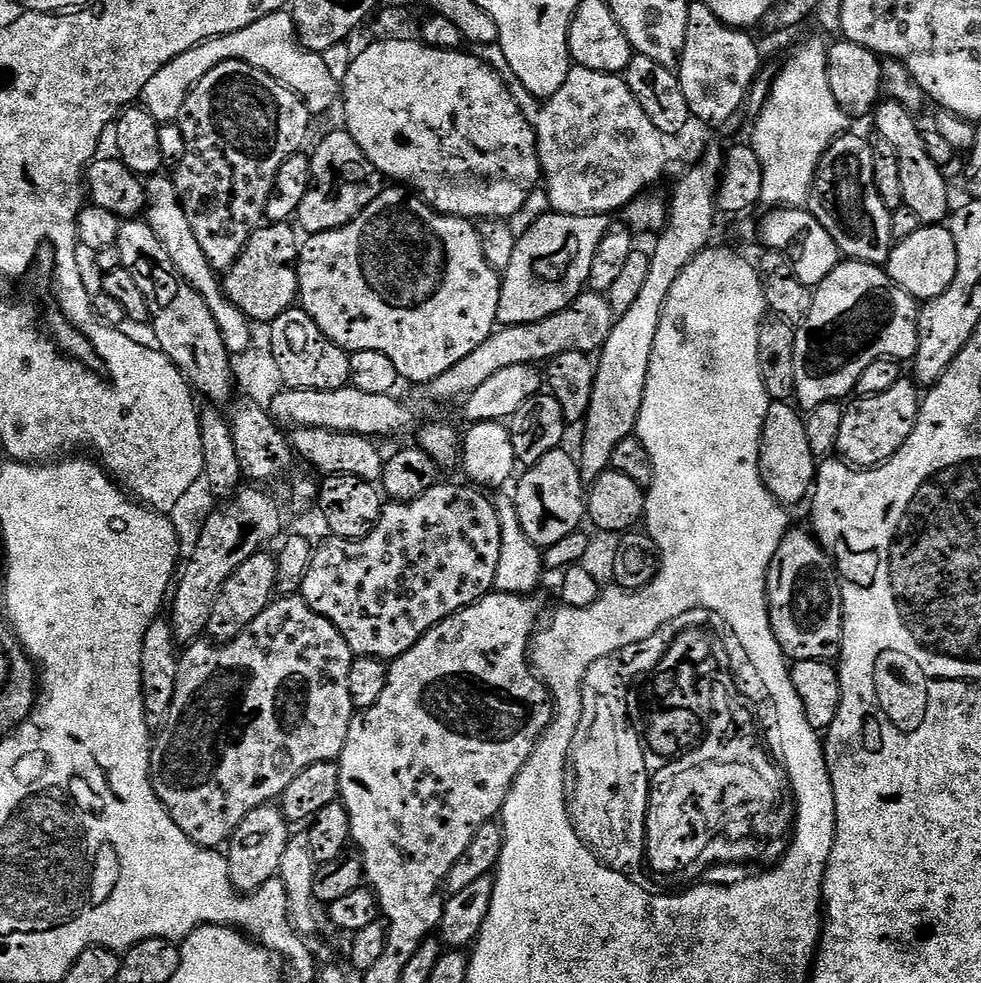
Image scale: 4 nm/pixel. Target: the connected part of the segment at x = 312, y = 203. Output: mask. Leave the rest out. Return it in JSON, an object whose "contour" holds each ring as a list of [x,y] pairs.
{"contour":[[[347,130],[328,132],[320,140],[316,153],[311,153],[312,181],[306,190],[306,198],[302,198],[302,206],[298,206],[295,219],[300,220],[299,227],[305,228],[305,233],[329,232],[335,228],[346,226],[378,194],[386,187],[386,177],[366,158],[366,154],[354,142]]]}

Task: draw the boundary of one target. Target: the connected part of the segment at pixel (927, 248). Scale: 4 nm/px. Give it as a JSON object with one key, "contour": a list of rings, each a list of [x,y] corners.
{"contour":[[[921,225],[909,238],[897,241],[884,266],[888,277],[918,302],[940,297],[950,288],[957,274],[958,250],[947,225]]]}

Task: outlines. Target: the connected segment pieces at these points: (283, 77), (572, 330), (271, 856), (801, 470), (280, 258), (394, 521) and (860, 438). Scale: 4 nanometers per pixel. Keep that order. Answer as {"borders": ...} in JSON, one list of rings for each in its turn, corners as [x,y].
{"borders":[[[[281,10],[266,14],[266,18],[258,18],[258,22],[246,26],[246,30],[204,40],[198,46],[186,50],[186,54],[178,54],[178,58],[166,62],[166,66],[162,66],[160,72],[154,74],[150,82],[146,82],[140,95],[142,106],[159,125],[179,121],[180,111],[192,87],[202,82],[202,78],[206,78],[214,66],[227,60],[244,60],[250,66],[270,74],[270,78],[296,93],[313,117],[330,111],[335,100],[337,103],[338,76],[332,73],[331,66],[324,61],[327,59],[321,53],[307,52],[300,45],[291,11]]],[[[584,290],[573,300],[570,306],[558,310],[558,314],[550,314],[550,318],[542,318],[529,324],[510,324],[492,333],[478,350],[466,354],[462,362],[458,362],[446,374],[442,374],[430,385],[432,396],[436,400],[456,400],[468,396],[486,378],[498,374],[498,370],[506,370],[506,366],[519,364],[543,365],[553,360],[558,354],[567,352],[599,353],[601,346],[610,338],[610,330],[614,317],[608,305],[607,295]]],[[[275,803],[258,806],[250,810],[246,818],[242,818],[242,822],[234,830],[232,839],[226,845],[231,887],[241,894],[247,894],[279,877],[282,854],[286,850],[286,842],[290,835],[288,828],[290,821]]],[[[769,403],[760,439],[760,477],[766,490],[785,506],[807,501],[816,482],[817,467],[818,457],[810,450],[806,439],[804,416],[791,403]]],[[[291,223],[261,224],[254,230],[250,242],[246,242],[234,266],[223,273],[226,298],[230,298],[230,302],[234,302],[234,306],[238,306],[238,310],[242,310],[242,314],[246,314],[257,325],[271,325],[278,314],[297,303],[300,295],[296,261],[300,258],[302,240],[296,237],[297,229],[292,227]]],[[[437,482],[430,490],[426,490],[426,494],[422,494],[422,498],[414,498],[408,504],[399,502],[385,503],[380,513],[380,520],[374,526],[374,530],[361,540],[328,538],[328,541],[321,548],[319,545],[313,551],[310,570],[306,570],[306,578],[302,582],[300,592],[310,606],[310,610],[322,614],[322,618],[326,618],[338,629],[342,634],[342,638],[346,638],[353,657],[369,656],[385,662],[394,661],[402,654],[406,654],[406,650],[413,648],[435,624],[441,624],[446,617],[462,611],[463,608],[468,608],[495,589],[498,554],[502,550],[502,534],[500,533],[500,523],[498,522],[495,503],[491,499],[487,500],[484,497],[487,495],[483,491],[477,490],[467,483],[464,483],[465,485],[444,483]]],[[[901,378],[882,394],[853,399],[853,404],[845,407],[835,451],[857,468],[874,468],[878,464],[885,464],[904,445],[906,438],[910,438],[920,412],[921,399],[917,385],[908,378]]]]}

